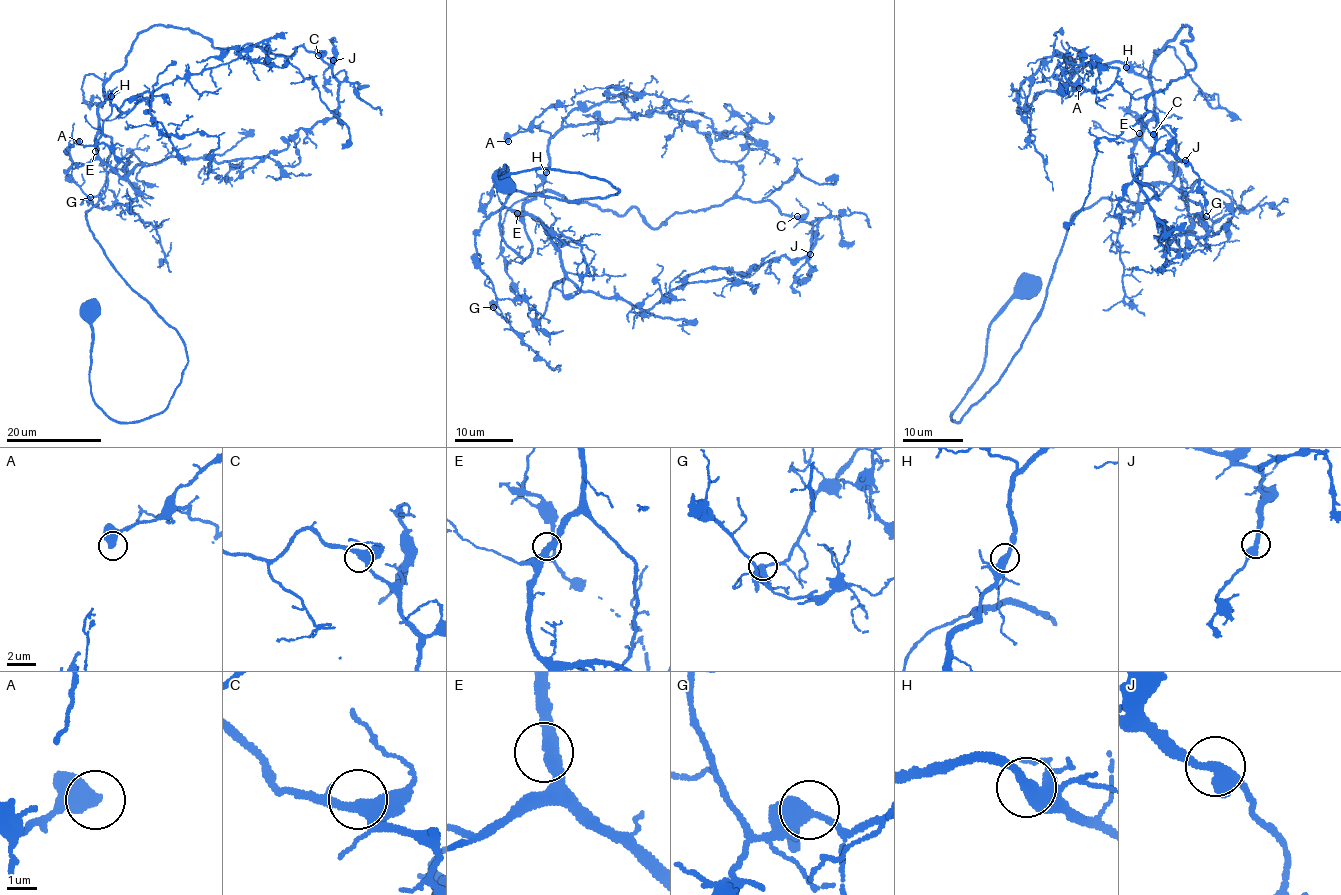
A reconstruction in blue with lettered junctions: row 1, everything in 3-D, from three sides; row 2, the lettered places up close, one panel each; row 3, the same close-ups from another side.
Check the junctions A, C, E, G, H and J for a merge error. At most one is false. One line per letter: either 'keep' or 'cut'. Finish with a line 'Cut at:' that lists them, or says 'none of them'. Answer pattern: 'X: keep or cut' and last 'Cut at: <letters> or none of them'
A: keep
C: keep
E: keep
G: keep
H: keep
J: keep
Cut at: none of them

